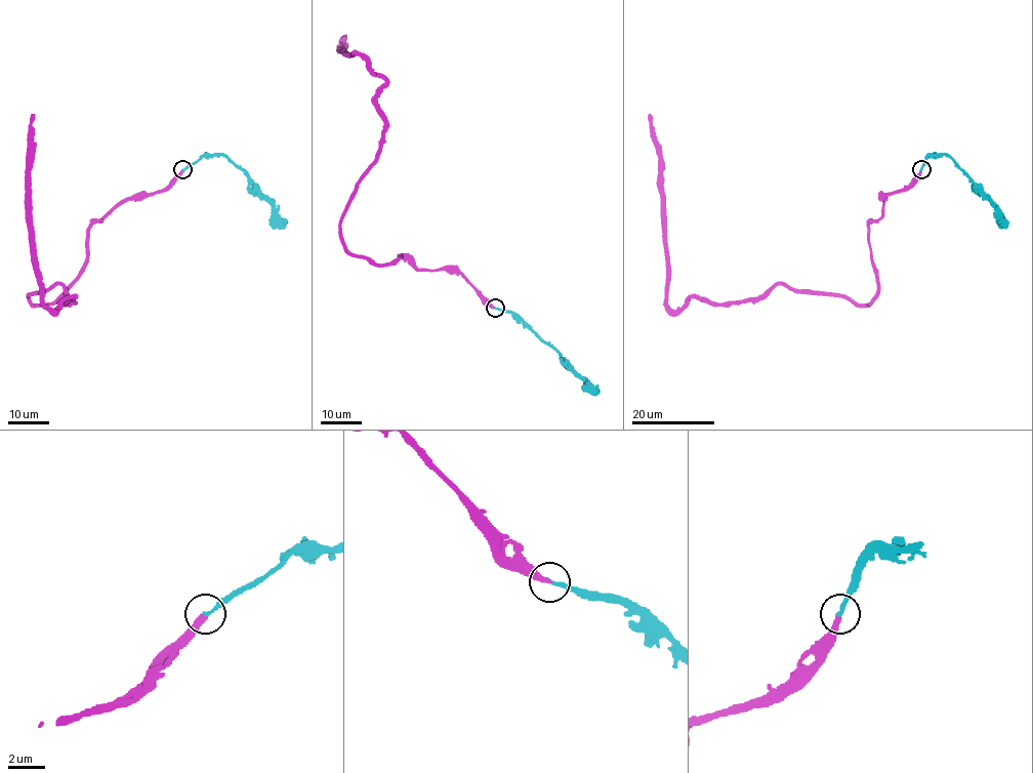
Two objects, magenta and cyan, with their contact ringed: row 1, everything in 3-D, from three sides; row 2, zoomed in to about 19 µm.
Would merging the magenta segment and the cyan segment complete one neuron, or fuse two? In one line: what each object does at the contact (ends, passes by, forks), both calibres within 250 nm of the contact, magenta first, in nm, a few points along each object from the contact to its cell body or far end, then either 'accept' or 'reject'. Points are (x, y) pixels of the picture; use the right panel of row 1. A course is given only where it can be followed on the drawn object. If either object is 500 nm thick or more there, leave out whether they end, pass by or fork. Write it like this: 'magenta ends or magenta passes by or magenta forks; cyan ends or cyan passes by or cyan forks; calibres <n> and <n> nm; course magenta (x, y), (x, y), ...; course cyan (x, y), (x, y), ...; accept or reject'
magenta ends; cyan ends; calibres 320 and 200 nm; course magenta (921, 169), (869, 225), (869, 303), (777, 284), (673, 311), (649, 115); course cyan (921, 169), (928, 156), (947, 154), (976, 191), (992, 203), (997, 220), (1005, 229); accept

